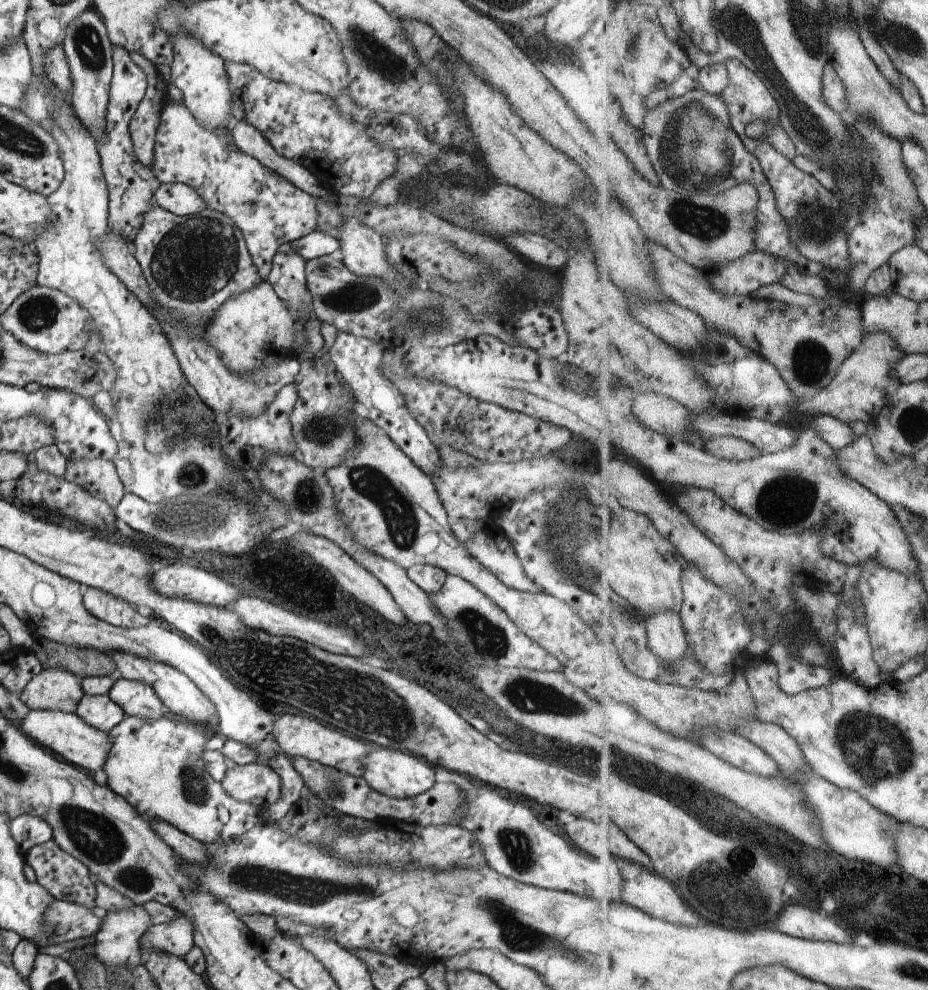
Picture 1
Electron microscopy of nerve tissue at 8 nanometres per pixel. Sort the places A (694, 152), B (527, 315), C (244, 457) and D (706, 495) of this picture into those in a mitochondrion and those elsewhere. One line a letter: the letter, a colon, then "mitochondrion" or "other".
A: mitochondrion
B: other
C: other
D: other

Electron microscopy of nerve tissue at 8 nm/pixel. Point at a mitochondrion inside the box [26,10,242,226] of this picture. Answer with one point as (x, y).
(86, 39)

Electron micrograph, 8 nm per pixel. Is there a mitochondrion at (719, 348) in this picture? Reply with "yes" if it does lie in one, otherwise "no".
yes

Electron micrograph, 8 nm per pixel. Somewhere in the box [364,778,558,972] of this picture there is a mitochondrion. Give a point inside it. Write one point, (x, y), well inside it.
(516, 935)

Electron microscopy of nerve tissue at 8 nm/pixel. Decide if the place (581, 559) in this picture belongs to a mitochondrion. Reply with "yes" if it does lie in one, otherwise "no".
yes

